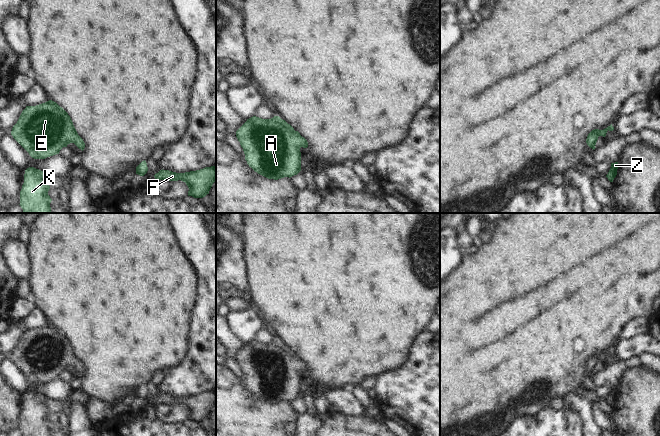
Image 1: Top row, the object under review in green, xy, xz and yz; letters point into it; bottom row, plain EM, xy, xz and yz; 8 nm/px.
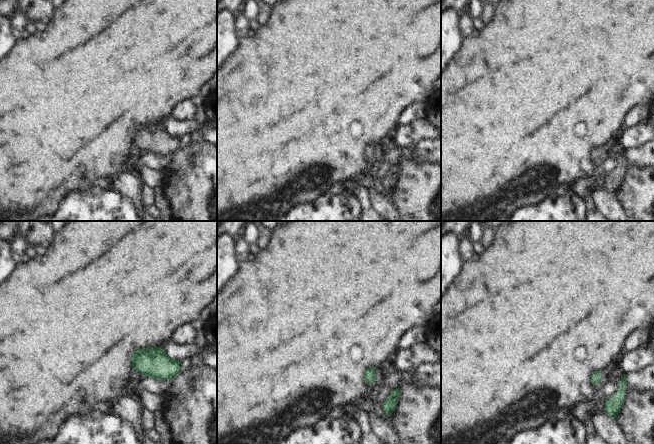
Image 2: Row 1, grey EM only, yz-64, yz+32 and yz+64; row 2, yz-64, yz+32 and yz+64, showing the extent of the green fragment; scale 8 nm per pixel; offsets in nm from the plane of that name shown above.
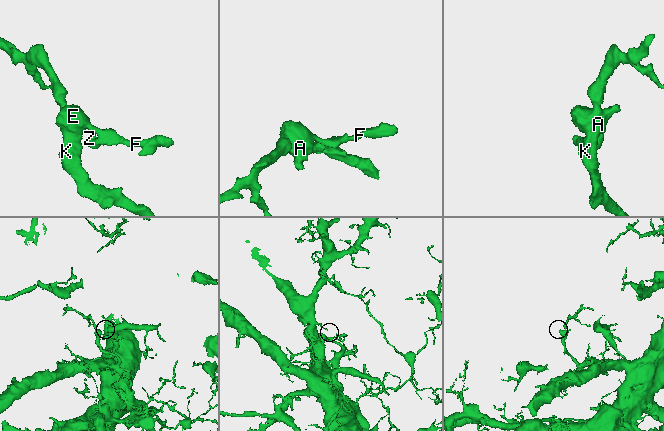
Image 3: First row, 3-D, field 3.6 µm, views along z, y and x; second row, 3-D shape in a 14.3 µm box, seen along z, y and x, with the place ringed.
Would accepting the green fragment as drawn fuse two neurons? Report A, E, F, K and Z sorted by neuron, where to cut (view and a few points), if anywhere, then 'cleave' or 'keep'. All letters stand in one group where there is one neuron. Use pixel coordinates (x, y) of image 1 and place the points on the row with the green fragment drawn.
groups A E F K Z; cut none; keep

